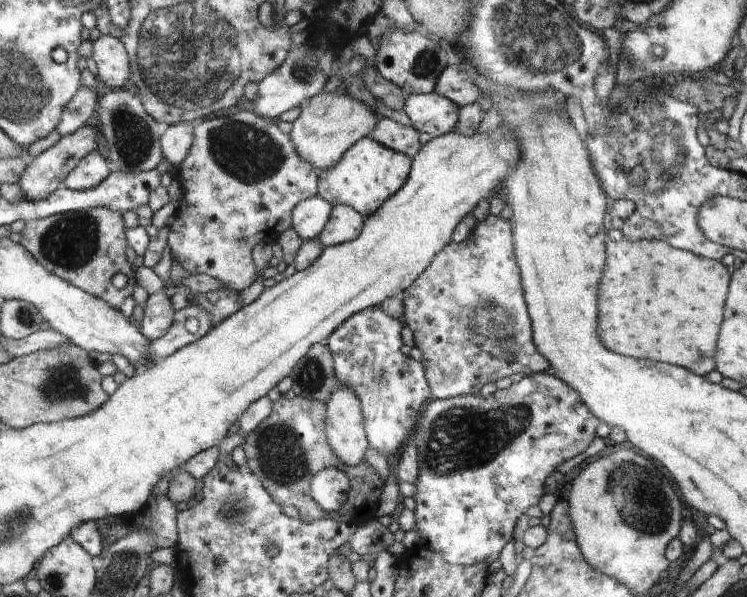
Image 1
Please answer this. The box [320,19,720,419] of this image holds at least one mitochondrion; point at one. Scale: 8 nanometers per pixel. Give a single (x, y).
(652, 153)

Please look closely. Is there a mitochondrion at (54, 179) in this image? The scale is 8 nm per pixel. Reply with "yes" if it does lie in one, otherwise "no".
no

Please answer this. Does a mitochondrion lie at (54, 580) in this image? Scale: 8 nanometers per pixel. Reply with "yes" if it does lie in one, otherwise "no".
yes

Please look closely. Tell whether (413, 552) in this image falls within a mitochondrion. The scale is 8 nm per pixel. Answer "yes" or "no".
no

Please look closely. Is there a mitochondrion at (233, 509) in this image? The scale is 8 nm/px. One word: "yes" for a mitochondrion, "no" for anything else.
yes

